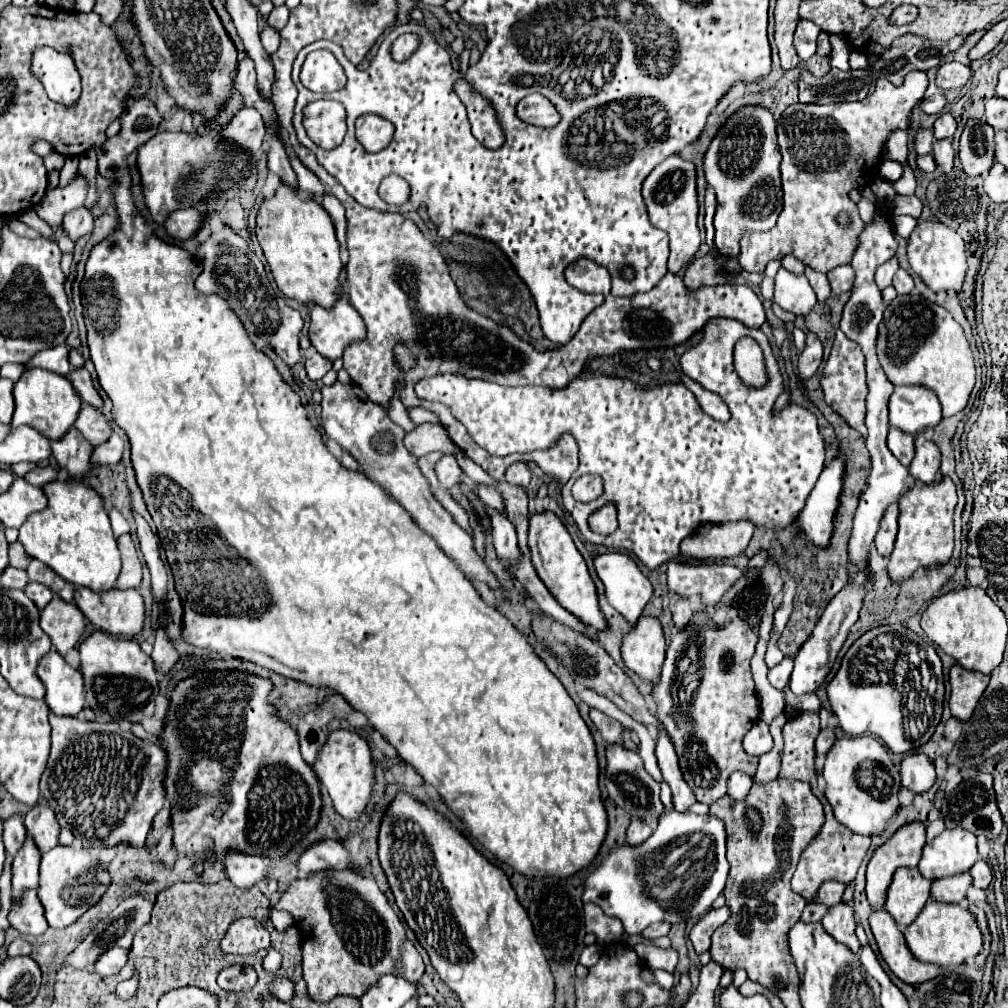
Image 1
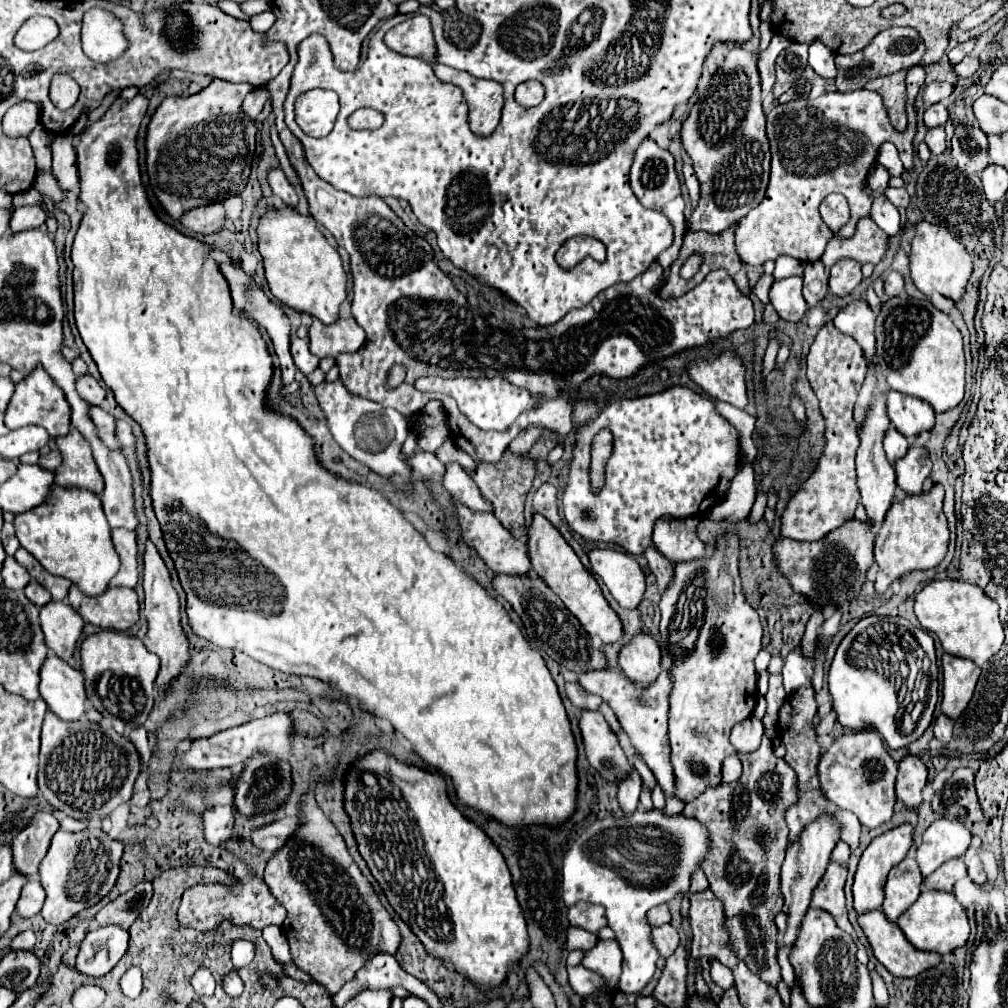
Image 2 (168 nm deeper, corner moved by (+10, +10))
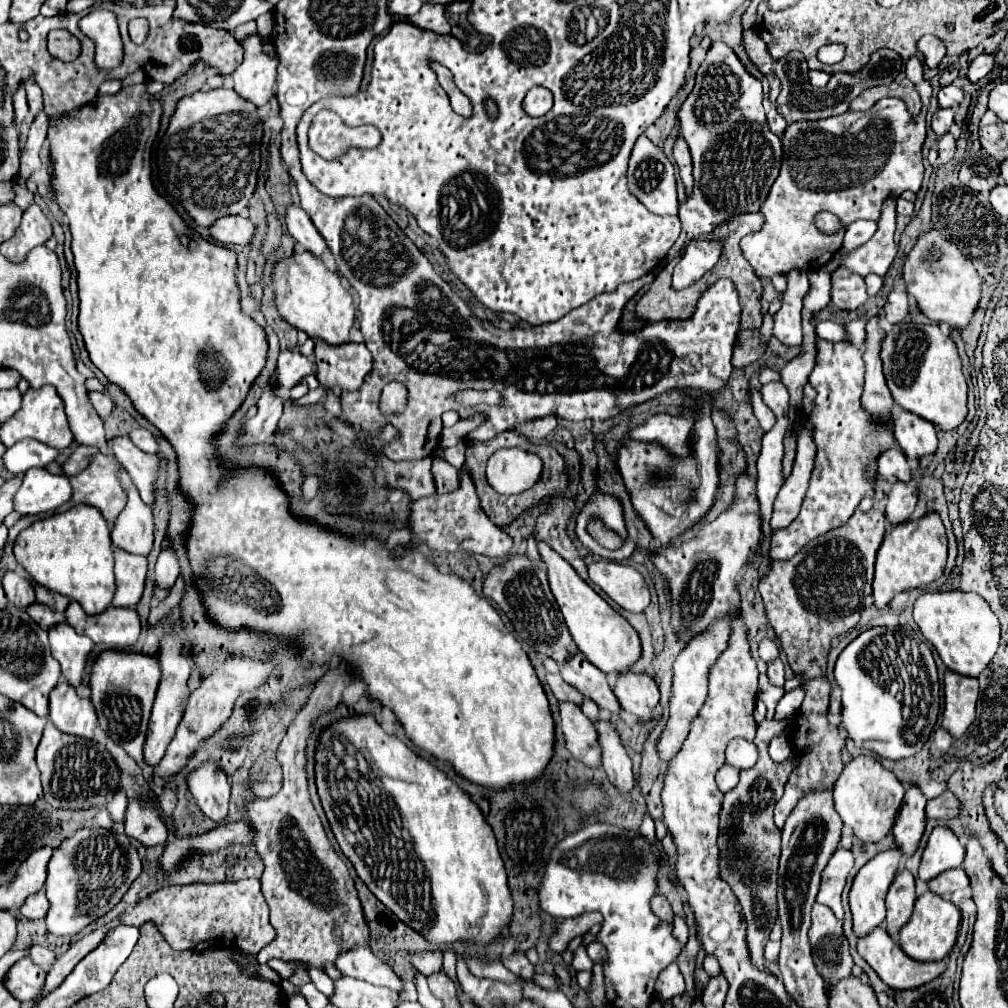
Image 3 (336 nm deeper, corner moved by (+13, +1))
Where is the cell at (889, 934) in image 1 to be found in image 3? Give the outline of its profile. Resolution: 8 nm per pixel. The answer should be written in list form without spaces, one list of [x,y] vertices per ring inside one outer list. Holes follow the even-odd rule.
[[[883,925],[873,929],[867,937],[861,937],[857,941],[857,951],[873,967],[873,971],[893,989],[915,989],[919,985],[925,985],[925,983],[933,981],[935,977],[939,977],[945,971],[945,963],[943,961],[921,963],[921,961],[915,961],[915,959],[907,957],[903,953],[903,949],[899,947],[899,943],[889,937],[889,933],[883,929]]]

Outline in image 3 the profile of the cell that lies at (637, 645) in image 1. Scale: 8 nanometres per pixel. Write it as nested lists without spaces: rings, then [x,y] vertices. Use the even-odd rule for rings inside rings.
[[[619,673],[613,693],[617,695],[621,707],[629,713],[635,713],[641,721],[651,719],[651,709],[659,701],[657,683],[647,673]]]

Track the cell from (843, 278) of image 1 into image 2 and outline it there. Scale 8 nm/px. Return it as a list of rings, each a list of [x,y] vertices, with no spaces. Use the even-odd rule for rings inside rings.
[[[840,260],[830,268],[830,292],[836,296],[848,296],[862,282],[860,264],[854,260]]]

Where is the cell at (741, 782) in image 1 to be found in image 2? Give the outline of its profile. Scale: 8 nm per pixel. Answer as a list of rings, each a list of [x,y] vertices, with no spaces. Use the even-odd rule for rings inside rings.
[[[728,756],[722,764],[722,780],[734,782],[734,780],[738,780],[740,774],[742,774],[742,764],[740,764],[738,756]]]

